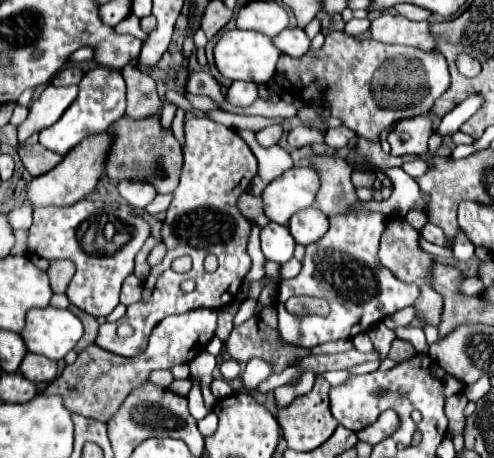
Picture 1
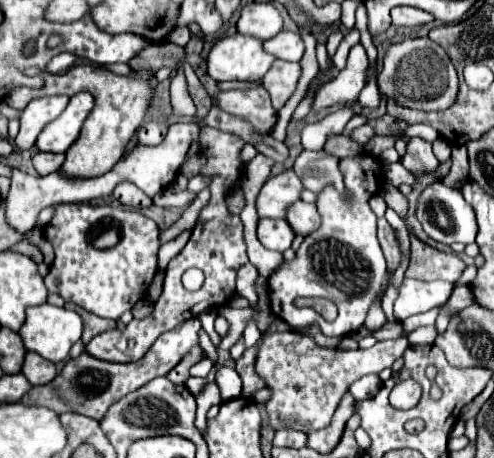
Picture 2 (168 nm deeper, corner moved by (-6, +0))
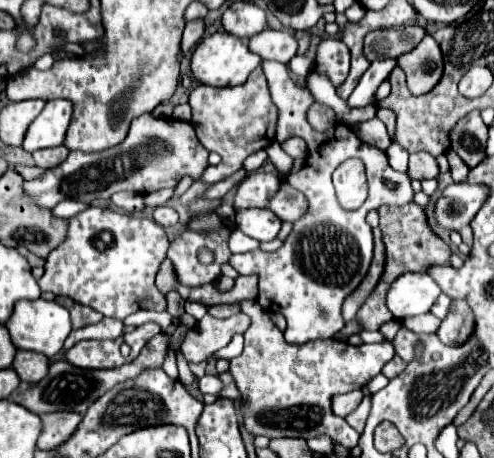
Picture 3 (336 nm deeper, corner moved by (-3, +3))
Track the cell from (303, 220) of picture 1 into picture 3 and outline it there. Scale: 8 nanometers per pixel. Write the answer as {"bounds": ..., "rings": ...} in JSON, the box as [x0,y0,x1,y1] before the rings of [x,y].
{"bounds":[269,182,309,224],"rings":[[[283,182],[279,188],[279,194],[275,194],[275,198],[271,200],[269,210],[273,210],[279,216],[279,220],[293,224],[307,212],[307,206],[309,206],[307,198],[299,190]]]}

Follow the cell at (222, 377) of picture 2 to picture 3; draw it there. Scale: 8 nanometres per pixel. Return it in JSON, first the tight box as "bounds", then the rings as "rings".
{"bounds":[197,374,223,396],"rings":[[[215,374],[215,376],[203,376],[203,378],[199,378],[197,388],[199,388],[203,394],[219,396],[219,392],[223,390],[223,382],[221,382],[221,378],[219,378],[217,374]]]}

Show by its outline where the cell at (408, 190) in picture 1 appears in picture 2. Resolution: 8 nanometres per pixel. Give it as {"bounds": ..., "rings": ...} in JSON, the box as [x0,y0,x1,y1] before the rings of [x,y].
{"bounds":[416,183,476,245],"rings":[[[434,183],[430,185],[428,189],[424,189],[424,193],[420,195],[420,201],[418,201],[418,209],[416,209],[416,215],[424,227],[424,231],[440,241],[440,243],[446,243],[446,245],[452,245],[456,241],[468,245],[468,243],[474,243],[474,237],[476,237],[476,217],[474,217],[474,209],[466,203],[466,199],[462,197],[462,191],[460,189],[450,189],[446,187],[444,183]]]}

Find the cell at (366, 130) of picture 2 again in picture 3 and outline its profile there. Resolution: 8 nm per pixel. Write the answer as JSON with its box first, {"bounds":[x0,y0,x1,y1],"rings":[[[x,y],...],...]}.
{"bounds":[355,116,391,150],"rings":[[[377,116],[367,120],[367,122],[357,124],[355,132],[365,144],[371,144],[371,146],[375,146],[379,150],[387,150],[387,146],[391,144],[391,138],[387,136],[387,128]]]}

